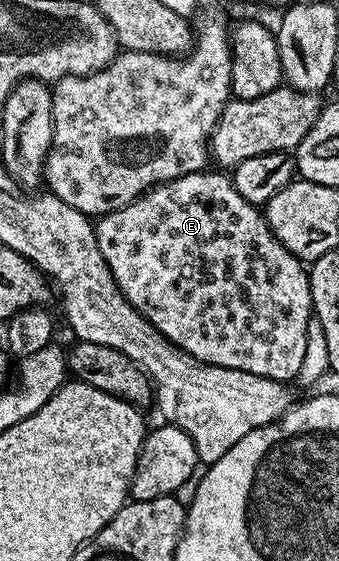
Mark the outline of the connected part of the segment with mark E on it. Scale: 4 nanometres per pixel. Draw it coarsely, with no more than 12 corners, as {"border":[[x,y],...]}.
{"border":[[232,177],[98,217],[135,309],[206,364],[291,382],[311,278]]}

